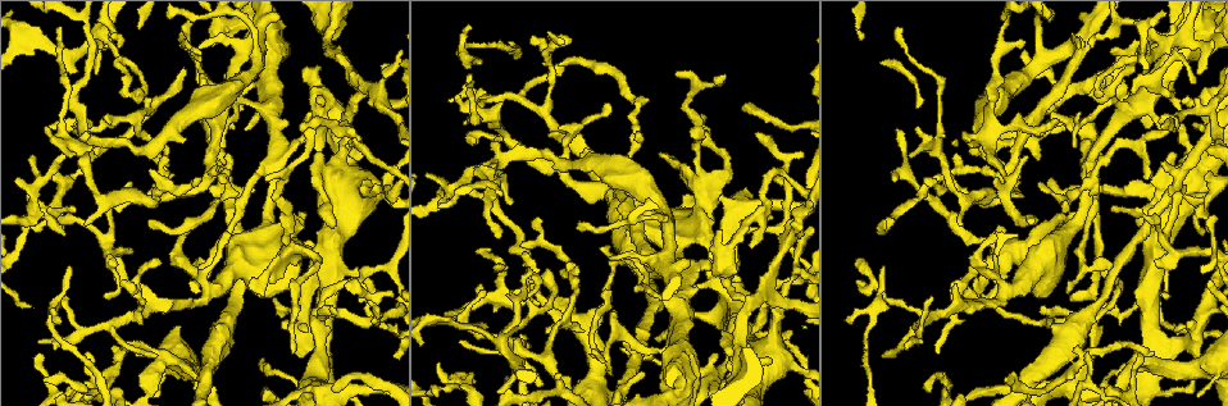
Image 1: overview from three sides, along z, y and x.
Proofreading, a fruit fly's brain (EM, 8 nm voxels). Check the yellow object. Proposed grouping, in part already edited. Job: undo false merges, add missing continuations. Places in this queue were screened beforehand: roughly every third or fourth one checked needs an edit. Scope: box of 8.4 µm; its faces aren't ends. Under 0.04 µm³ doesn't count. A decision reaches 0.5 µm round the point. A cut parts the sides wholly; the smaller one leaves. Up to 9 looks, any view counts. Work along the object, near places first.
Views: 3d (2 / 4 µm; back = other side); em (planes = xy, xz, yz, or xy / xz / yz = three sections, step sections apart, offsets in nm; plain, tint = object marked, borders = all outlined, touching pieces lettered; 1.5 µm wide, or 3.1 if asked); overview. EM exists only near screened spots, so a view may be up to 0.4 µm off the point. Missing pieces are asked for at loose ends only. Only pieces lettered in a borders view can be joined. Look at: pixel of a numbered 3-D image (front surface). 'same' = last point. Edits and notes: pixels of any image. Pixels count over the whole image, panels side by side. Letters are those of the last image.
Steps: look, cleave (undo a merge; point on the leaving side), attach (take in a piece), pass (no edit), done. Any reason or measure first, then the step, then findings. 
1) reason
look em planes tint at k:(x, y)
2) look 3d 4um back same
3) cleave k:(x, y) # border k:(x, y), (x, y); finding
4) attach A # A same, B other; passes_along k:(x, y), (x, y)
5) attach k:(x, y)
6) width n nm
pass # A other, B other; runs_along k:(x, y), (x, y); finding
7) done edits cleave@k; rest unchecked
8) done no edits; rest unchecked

branch stops here
look em xy step 4 tint at 1:(894, 130)

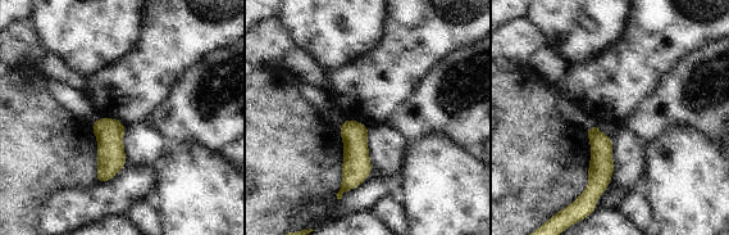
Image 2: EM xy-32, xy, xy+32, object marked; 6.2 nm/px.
another direction
look em planes borders same

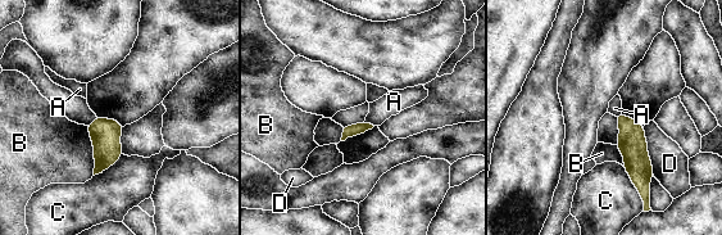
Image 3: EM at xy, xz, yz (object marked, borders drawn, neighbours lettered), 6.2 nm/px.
pass # A other, B other, C other, D other; runs_along 3:(621, 117), (631, 131), (640, 186); none of them fits

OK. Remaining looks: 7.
branch stops here
look em planes borders at 1:(610, 106)

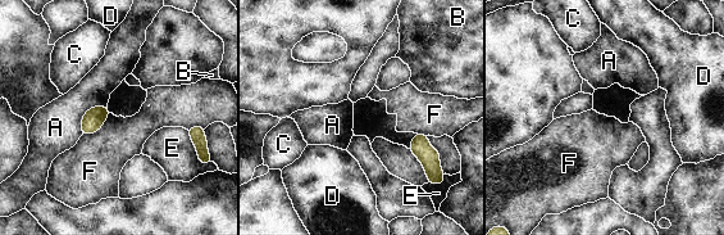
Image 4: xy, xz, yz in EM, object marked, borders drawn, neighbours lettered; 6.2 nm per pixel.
width 140 nm; longest_contact A 240 nm
pass # A other, B other, C other, D other, E other, F other; none of them fits

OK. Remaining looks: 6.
branch stops here
look em planes plain at 1:(1101, 93)

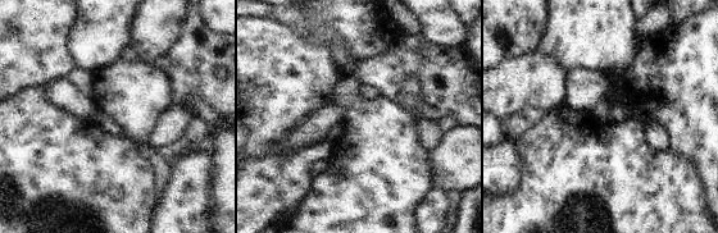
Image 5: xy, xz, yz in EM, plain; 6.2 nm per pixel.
see the neighbours
look em planes borders same

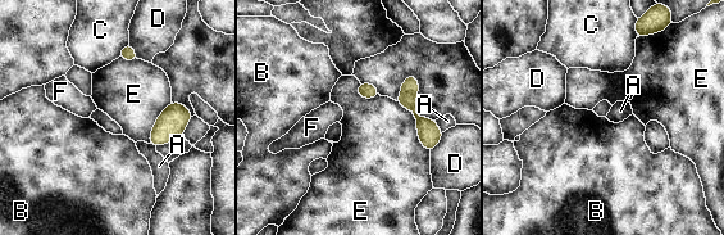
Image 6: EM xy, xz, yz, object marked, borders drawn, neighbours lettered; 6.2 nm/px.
longest_contact E 380 nm
pass # A other, B other, C other, D other, E other, F other; border 6:(396, 102), (413, 114), (429, 152); none of them fits

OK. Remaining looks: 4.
an open end
look 3d 2um at 1:(52, 125)

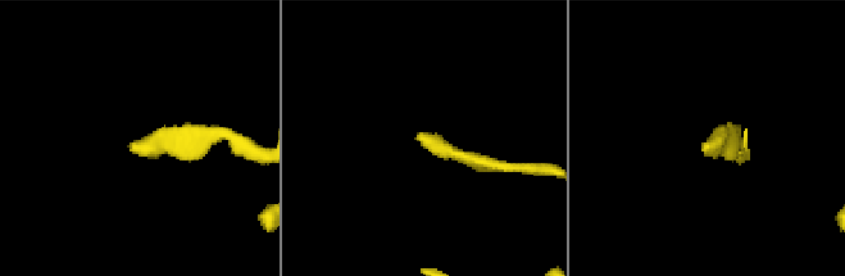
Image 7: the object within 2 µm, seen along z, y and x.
look em xy step 4 tint at 7:(133, 150)

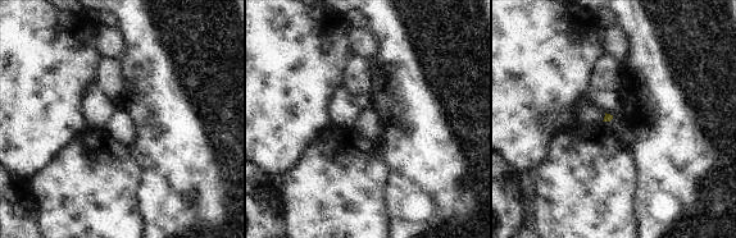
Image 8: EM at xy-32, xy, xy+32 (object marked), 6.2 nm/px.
another direction
look em planes borders same

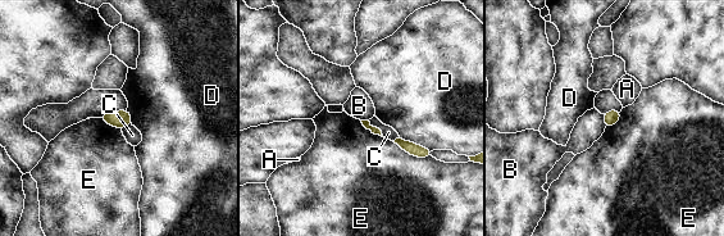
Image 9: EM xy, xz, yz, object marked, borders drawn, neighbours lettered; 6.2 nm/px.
pass # A other, B other, C other, D other, E other; border 9:(392, 141), (413, 155), (431, 157); none of them fits

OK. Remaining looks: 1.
done no edits; rest unchecked

